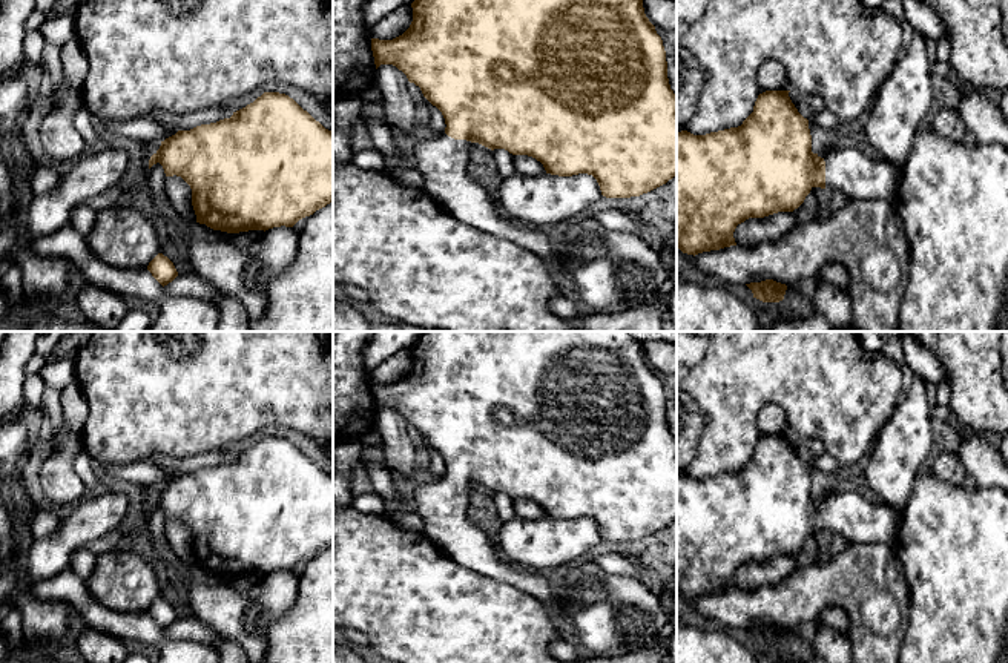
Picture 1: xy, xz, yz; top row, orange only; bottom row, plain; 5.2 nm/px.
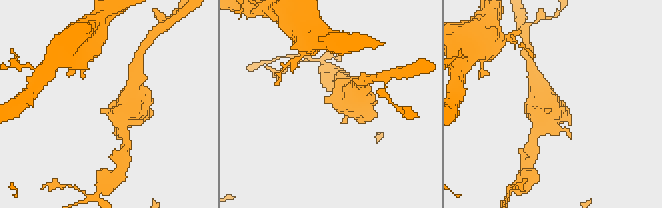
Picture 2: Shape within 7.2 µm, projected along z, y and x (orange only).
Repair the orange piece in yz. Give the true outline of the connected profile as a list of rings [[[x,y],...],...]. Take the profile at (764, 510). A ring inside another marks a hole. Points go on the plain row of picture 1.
[[[766,434],[738,471],[706,479],[677,477],[677,591],[687,599],[736,589],[733,576],[749,562],[798,552],[813,531],[839,534],[847,543],[893,545],[901,511],[861,494],[839,490],[824,502],[812,496],[809,463],[789,440],[790,434]]]

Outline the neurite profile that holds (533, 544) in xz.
[[[516,516],[502,525],[496,549],[508,563],[539,572],[578,559],[601,540],[597,523],[588,517]]]

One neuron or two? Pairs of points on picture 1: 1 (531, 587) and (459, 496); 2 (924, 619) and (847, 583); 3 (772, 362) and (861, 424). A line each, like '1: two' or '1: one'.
1: one
2: two
3: one

